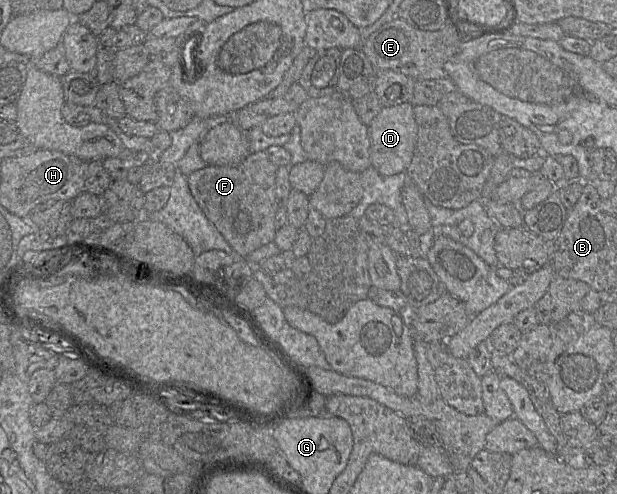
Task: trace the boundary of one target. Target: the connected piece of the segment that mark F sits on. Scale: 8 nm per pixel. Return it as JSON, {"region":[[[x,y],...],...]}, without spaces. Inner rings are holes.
{"region":[[[260,151],[257,153],[251,153],[244,161],[237,165],[232,166],[206,166],[203,169],[194,171],[190,175],[188,175],[188,185],[193,195],[194,199],[196,200],[197,204],[205,214],[206,218],[215,226],[215,228],[221,233],[227,243],[233,250],[234,255],[237,258],[246,259],[246,257],[259,247],[262,247],[268,243],[274,242],[275,234],[276,234],[276,227],[275,227],[275,215],[278,209],[278,202],[276,198],[276,175],[277,175],[278,167],[273,164],[265,151]]]}

